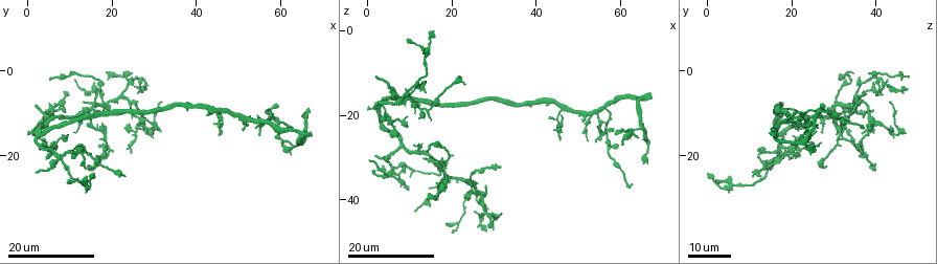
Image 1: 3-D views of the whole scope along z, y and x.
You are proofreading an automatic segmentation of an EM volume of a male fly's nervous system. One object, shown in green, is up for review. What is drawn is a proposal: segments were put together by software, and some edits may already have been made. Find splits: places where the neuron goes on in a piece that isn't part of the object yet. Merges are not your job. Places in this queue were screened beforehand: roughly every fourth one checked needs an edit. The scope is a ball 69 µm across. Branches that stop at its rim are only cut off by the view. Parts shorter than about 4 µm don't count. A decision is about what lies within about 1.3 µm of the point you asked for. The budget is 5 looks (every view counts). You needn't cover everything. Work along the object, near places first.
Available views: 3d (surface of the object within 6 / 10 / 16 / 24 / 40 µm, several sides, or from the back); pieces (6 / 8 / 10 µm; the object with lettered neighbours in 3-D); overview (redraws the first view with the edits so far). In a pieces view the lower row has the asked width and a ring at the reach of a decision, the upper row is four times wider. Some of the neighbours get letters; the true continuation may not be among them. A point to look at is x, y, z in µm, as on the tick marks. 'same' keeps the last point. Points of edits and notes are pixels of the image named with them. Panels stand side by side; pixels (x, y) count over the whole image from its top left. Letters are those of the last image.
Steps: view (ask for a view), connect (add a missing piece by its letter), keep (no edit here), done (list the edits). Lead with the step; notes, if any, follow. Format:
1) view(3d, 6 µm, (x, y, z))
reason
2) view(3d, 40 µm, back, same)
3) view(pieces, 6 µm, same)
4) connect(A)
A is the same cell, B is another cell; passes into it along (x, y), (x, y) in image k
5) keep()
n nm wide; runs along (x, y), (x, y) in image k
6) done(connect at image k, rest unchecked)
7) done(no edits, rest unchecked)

view(3d, 24 µm, (14.0, 23.0, 15.0))

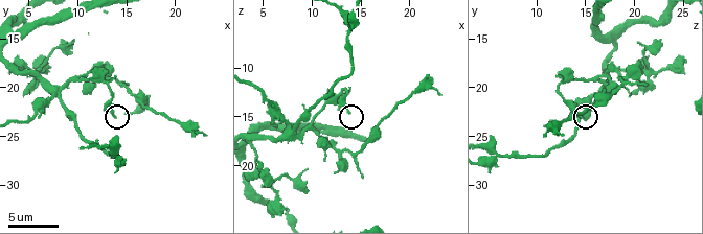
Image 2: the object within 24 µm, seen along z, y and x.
view(pieces, 6 µm, (13.8, 23.2, 14.4))

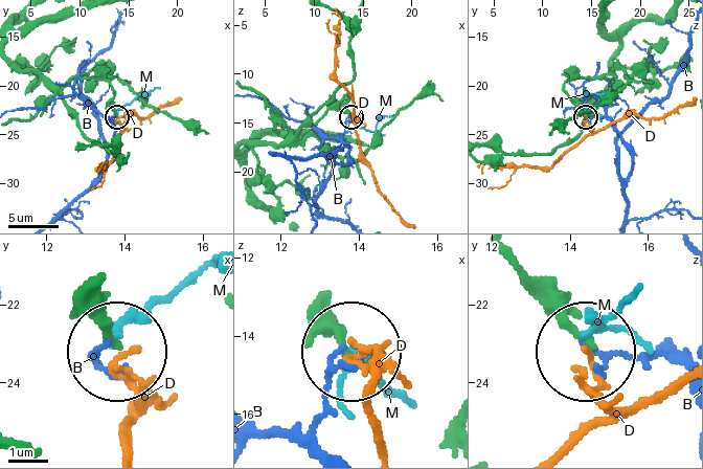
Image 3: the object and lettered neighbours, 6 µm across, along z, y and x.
keep()
B, D and M are other cells; runs along (103, 276), (113, 347) in image 3; no lettered piece goes on from it

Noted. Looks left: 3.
view(3d, 16 µm, (15.5, 9.0, 39.5))

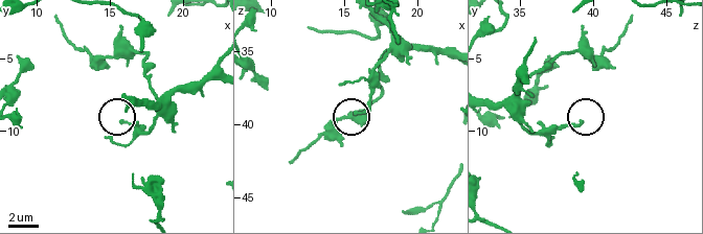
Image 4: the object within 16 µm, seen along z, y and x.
view(3d, 6 µm, (15.8, 9.2, 39.2))

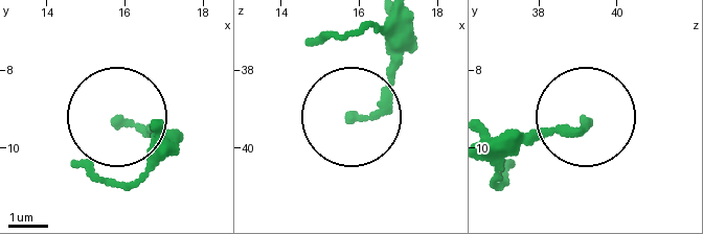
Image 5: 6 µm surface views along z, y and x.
view(pieces, 10 µm, (15.80, 9.35, 39.15))

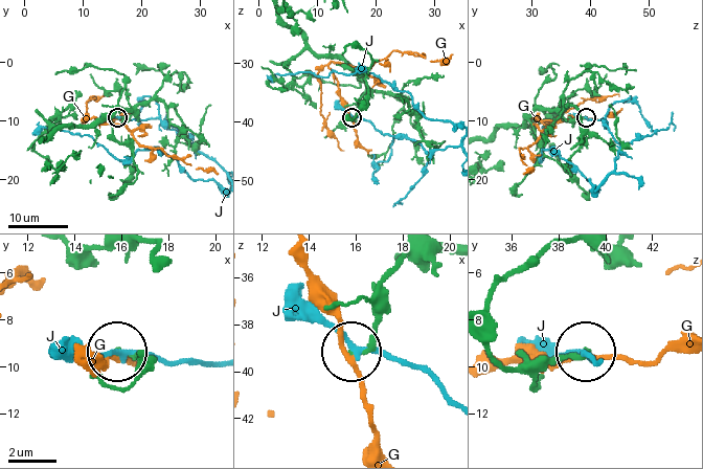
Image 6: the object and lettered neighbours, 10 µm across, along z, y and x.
keep()
190 nm wide; G and J are other cells; runs along (406, 255), (388, 280), (371, 339), (352, 352) in image 6; none of them fits

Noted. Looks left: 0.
done(no edits, rest unchecked)

